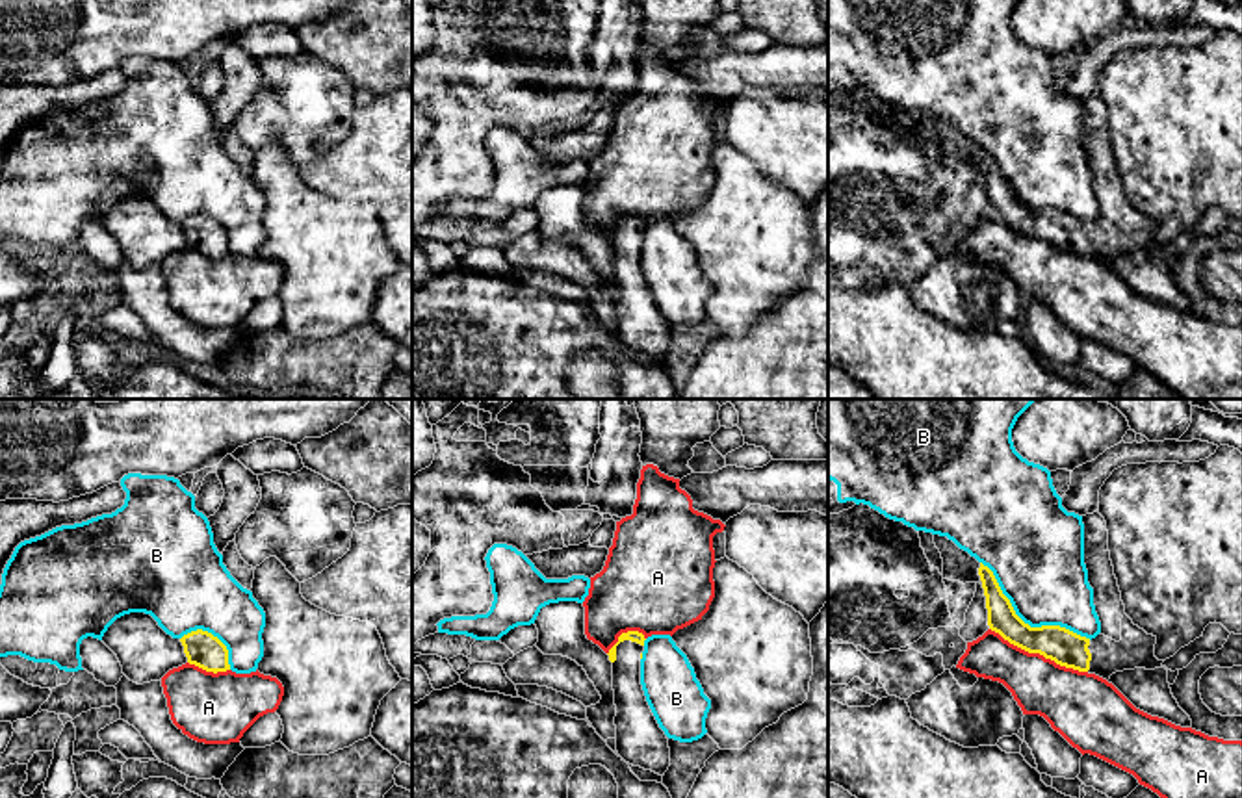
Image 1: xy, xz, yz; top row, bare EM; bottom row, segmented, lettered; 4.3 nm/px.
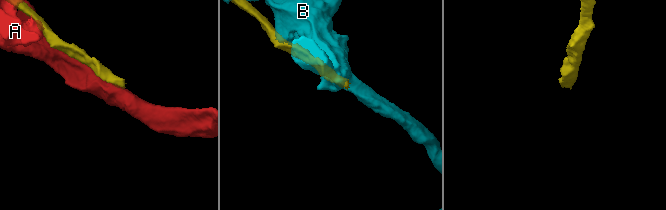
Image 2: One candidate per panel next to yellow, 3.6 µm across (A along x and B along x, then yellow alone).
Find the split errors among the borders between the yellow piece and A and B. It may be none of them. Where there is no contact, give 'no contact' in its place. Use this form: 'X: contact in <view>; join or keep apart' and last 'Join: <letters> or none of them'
A: contact in yz; keep apart
B: contact in yz; keep apart
Join: none of them

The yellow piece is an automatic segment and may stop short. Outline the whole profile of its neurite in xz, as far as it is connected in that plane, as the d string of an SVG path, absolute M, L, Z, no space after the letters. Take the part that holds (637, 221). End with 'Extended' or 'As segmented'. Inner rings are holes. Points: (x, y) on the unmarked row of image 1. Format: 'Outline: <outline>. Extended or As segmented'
Outline: M639 215L622 217L607 238L613 247L616 336L626 347L665 360L670 351L668 323L640 269L644 225Z. Extended

